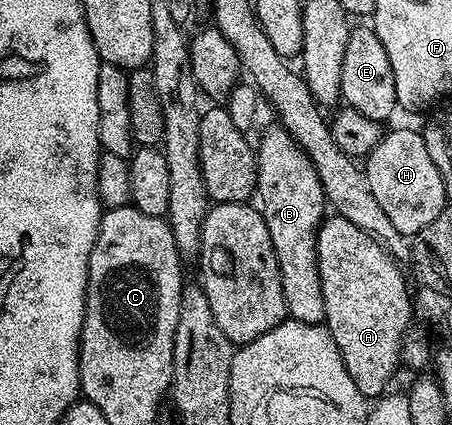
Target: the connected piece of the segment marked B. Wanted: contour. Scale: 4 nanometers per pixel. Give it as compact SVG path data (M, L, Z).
M284 127L269 129L261 137L261 146L256 146L257 192L261 217L267 223L267 235L271 235L271 247L275 247L275 259L279 263L279 279L283 283L285 312L292 320L319 325L325 319L323 283L319 279L319 259L317 258L317 233L327 216L327 202L323 183L308 153L297 144L292 132Z

